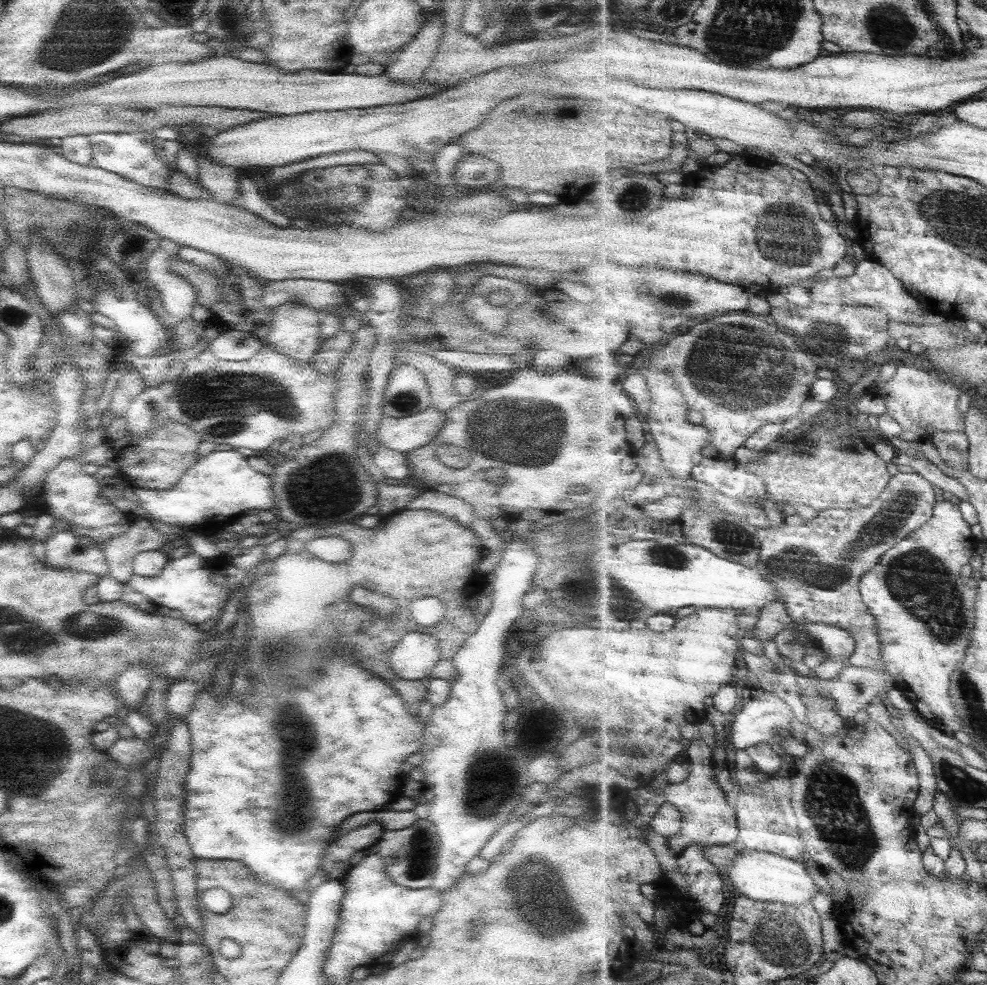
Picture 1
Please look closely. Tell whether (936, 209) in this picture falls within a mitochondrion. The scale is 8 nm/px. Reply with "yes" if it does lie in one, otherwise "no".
yes

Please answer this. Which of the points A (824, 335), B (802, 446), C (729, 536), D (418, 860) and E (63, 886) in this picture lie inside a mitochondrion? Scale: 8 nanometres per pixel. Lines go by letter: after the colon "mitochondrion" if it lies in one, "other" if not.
A: mitochondrion
B: mitochondrion
C: mitochondrion
D: mitochondrion
E: other

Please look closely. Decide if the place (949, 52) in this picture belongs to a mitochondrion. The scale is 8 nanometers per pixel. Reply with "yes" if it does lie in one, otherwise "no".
no

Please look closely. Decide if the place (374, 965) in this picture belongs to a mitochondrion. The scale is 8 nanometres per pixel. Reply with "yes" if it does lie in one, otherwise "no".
no

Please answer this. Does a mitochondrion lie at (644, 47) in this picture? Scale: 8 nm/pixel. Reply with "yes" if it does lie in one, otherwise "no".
no

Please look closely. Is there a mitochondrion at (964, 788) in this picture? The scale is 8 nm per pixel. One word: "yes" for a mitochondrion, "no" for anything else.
yes

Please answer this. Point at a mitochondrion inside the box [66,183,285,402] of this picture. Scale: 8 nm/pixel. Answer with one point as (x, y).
(136, 244)

